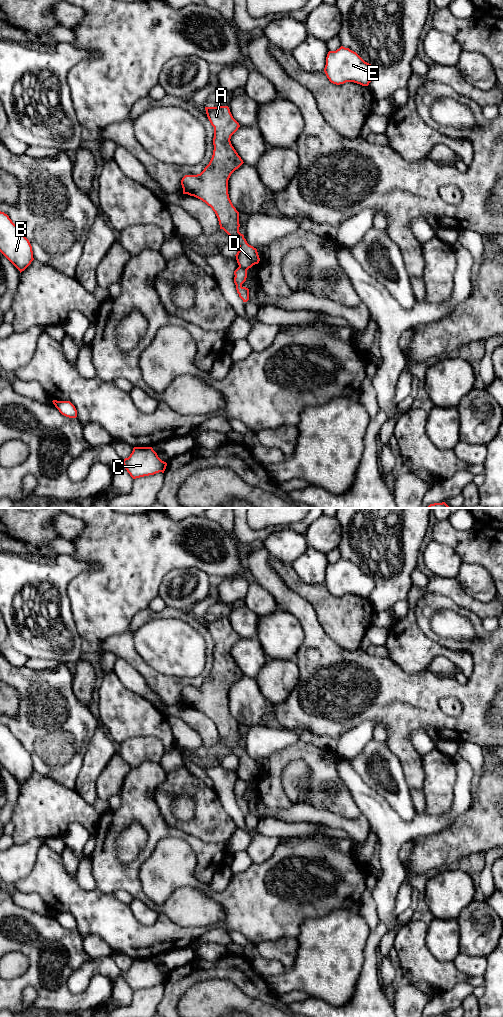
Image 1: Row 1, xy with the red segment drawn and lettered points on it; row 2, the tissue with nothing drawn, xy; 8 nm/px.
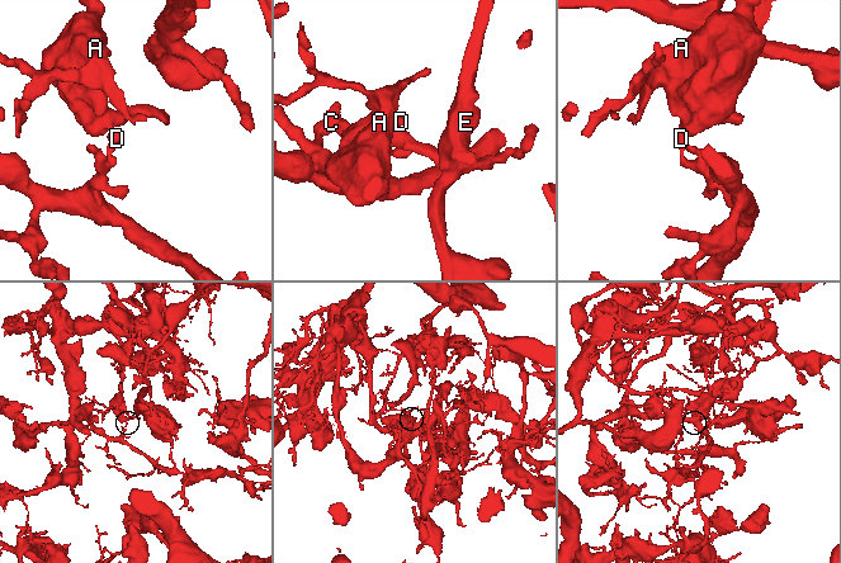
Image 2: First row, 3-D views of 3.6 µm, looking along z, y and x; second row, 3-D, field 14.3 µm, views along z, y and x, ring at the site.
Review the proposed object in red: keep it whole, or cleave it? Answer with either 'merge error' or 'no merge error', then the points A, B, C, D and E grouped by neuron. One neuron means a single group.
merge error | A D / B C E

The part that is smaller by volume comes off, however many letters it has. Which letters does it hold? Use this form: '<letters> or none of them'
A, D

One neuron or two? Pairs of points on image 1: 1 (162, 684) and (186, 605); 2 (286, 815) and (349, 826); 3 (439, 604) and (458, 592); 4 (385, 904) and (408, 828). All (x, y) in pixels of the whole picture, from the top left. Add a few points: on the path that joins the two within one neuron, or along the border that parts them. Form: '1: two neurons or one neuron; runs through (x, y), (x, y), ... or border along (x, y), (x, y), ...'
1: two neurons; border along (166, 605), (188, 613)
2: one neuron; runs through (302, 814), (314, 814), (333, 820)
3: two neurons; border along (427, 591), (449, 597), (458, 605), (469, 610)
4: one neuron; runs through (388, 885), (390, 881), (390, 847)

